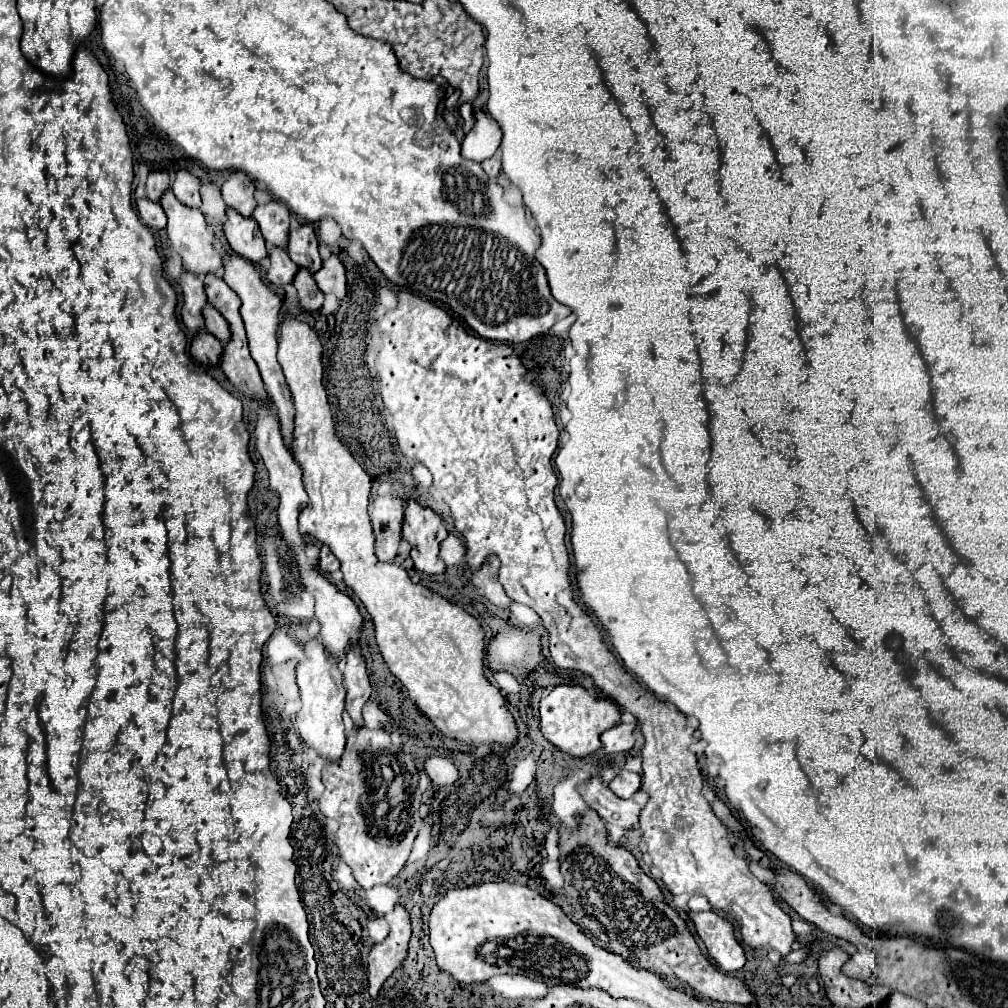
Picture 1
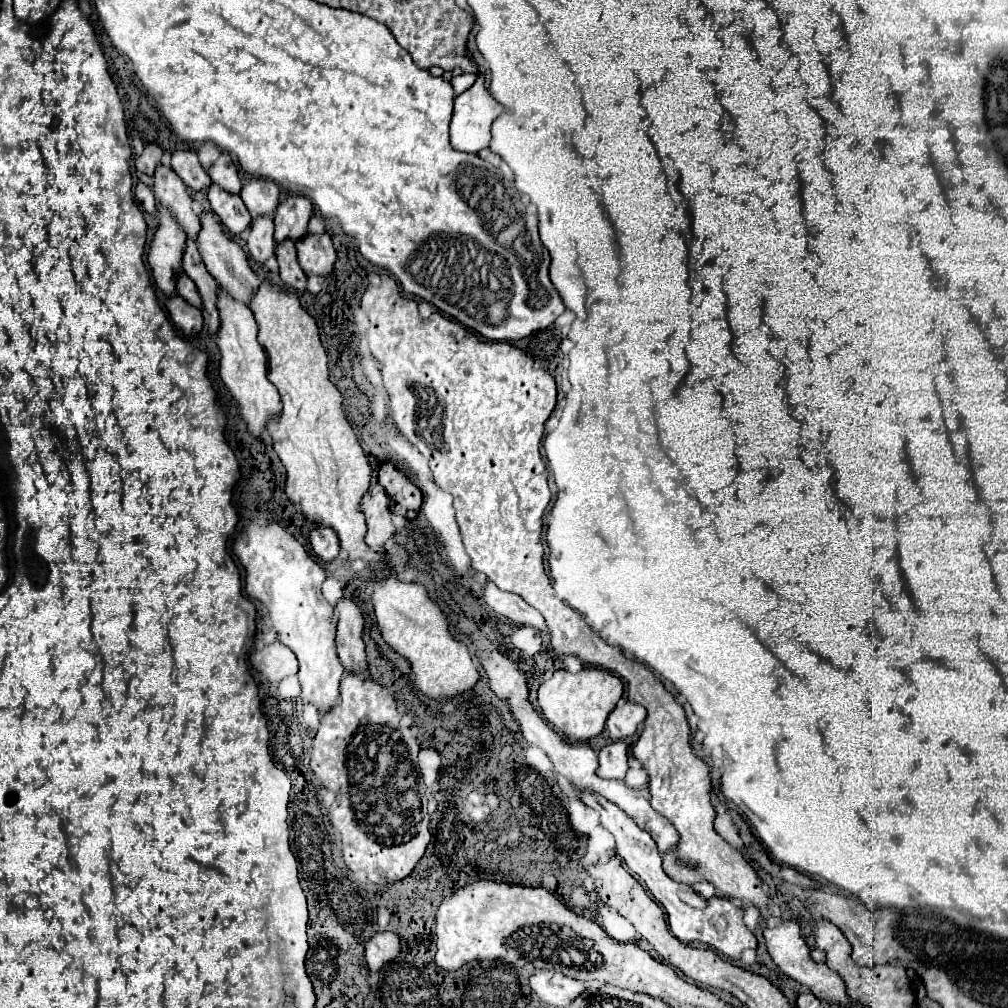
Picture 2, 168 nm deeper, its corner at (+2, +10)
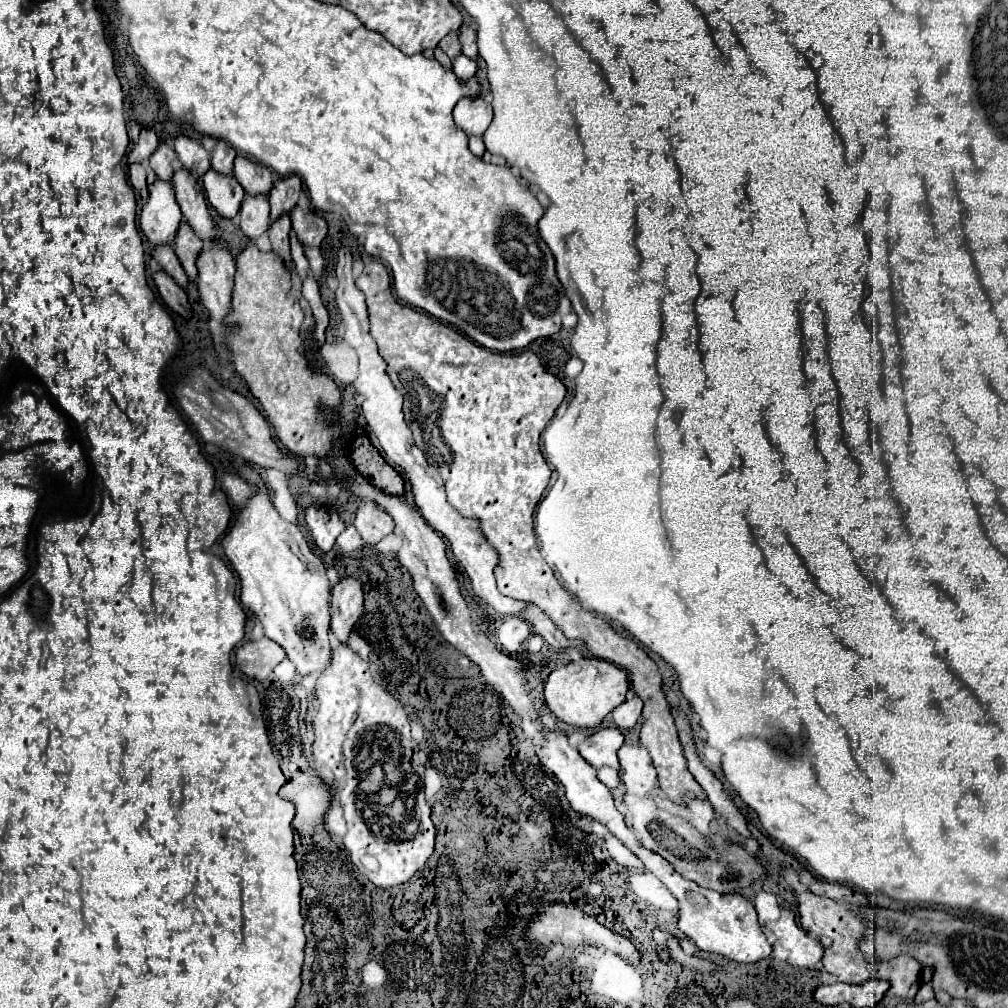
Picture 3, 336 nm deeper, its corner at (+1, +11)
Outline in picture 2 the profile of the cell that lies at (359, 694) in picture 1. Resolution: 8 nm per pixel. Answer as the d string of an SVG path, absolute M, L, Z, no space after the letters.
M342 599L336 605L340 617L338 617L338 657L340 663L348 673L360 673L366 669L366 653L364 653L364 617L360 609L354 605L352 599Z

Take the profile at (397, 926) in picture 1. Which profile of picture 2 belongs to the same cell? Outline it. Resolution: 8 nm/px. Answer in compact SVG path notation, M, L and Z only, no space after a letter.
M376 933L364 947L370 973L378 973L402 953L402 939L396 933Z

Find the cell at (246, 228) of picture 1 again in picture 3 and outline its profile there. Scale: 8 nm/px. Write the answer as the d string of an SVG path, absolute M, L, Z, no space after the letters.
M207 170L207 174L203 174L201 178L205 194L209 204L225 218L233 218L239 214L239 206L243 202L243 188L239 186L239 182L235 180L233 174L217 174L215 170Z

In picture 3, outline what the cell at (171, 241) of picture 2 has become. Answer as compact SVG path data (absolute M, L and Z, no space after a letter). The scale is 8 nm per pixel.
M163 180L149 184L149 198L141 208L139 226L147 236L151 246L169 244L175 238L175 232L181 222L181 210L175 200L173 186Z

